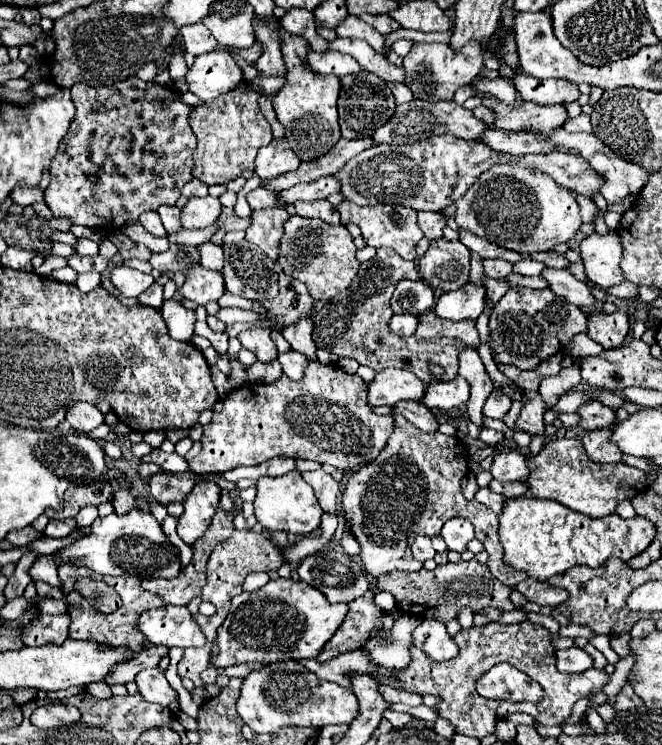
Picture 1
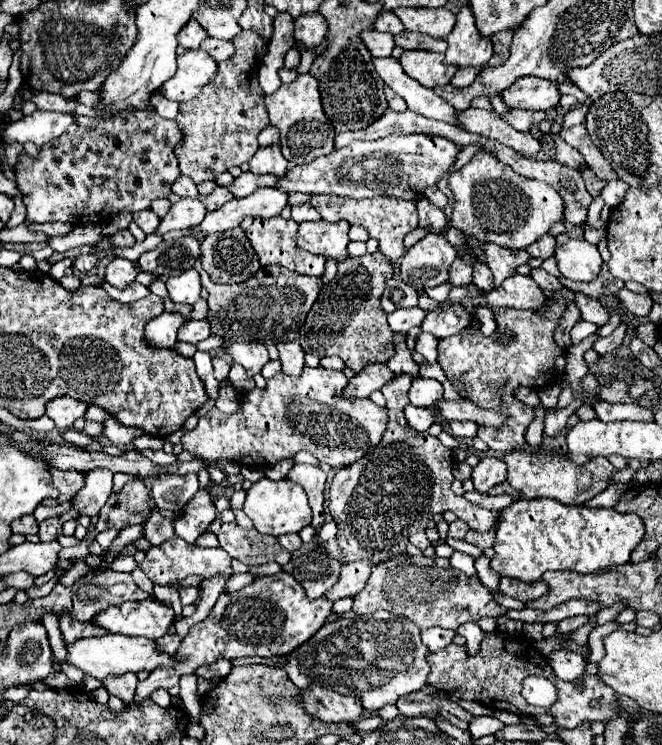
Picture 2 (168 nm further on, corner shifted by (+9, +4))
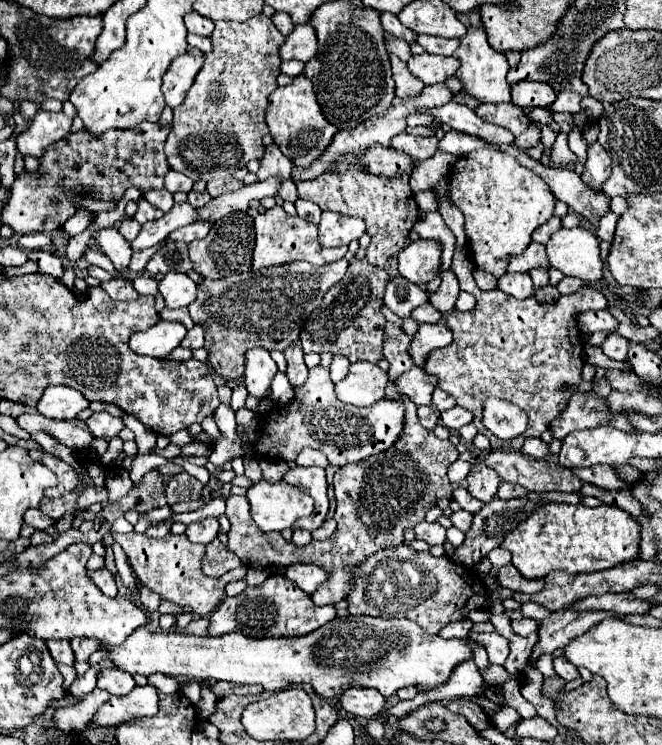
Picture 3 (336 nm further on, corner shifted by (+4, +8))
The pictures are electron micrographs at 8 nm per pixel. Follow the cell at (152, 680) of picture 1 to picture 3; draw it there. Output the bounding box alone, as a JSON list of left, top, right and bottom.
[98,669,136,695]

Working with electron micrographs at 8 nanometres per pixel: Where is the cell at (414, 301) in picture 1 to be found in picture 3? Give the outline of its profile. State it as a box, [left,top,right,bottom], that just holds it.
[384,275,428,319]

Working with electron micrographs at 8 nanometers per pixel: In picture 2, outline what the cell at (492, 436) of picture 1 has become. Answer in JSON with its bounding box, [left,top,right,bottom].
[449,421,477,437]

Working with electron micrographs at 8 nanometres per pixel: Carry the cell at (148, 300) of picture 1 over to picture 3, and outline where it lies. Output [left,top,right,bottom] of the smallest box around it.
[102,279,140,301]

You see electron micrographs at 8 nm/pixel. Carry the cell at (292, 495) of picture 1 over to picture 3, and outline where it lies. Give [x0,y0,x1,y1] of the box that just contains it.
[246,479,314,533]

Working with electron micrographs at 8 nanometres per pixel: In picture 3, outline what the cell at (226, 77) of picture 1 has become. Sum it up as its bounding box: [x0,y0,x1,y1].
[162,53,204,109]

